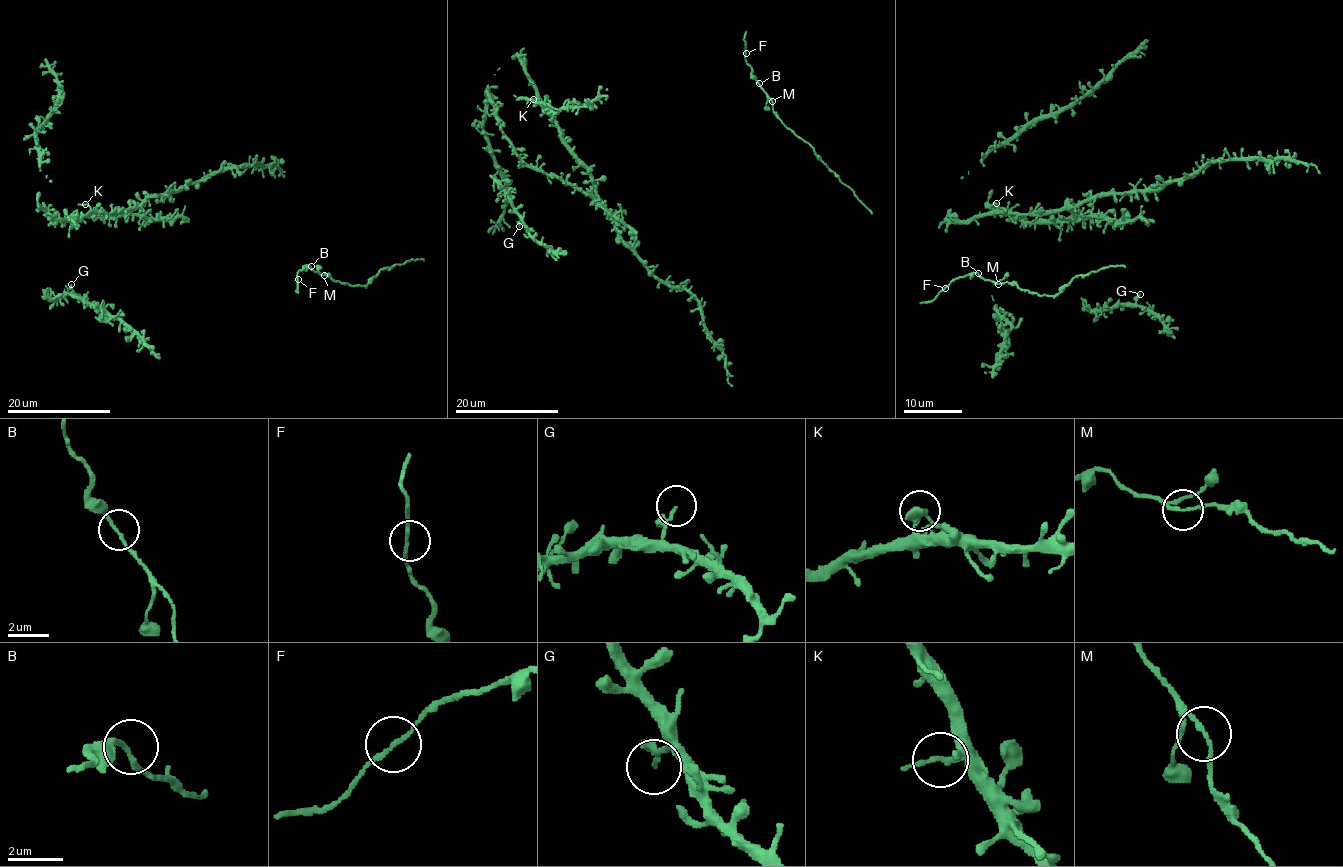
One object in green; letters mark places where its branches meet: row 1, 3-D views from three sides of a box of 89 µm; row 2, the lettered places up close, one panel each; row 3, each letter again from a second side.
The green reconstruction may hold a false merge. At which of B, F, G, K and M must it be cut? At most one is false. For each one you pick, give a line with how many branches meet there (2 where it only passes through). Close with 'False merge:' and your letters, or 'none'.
False merge: none

